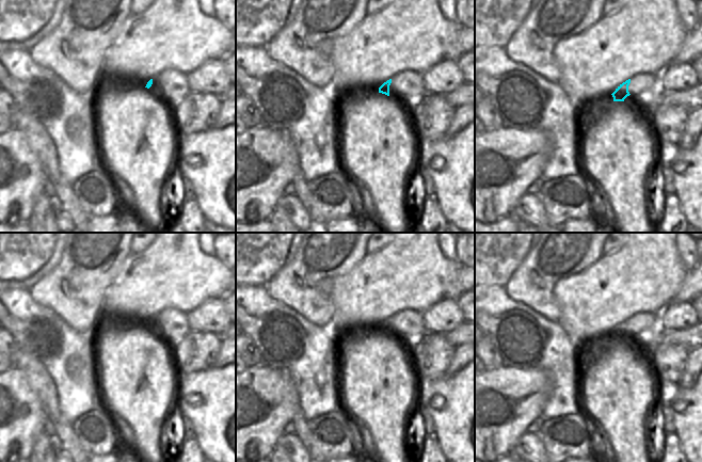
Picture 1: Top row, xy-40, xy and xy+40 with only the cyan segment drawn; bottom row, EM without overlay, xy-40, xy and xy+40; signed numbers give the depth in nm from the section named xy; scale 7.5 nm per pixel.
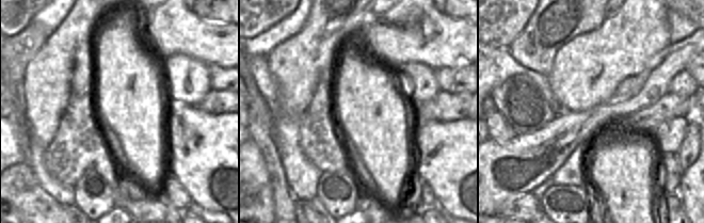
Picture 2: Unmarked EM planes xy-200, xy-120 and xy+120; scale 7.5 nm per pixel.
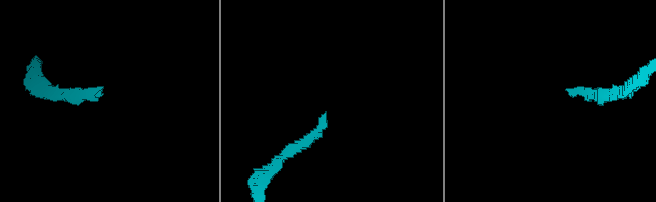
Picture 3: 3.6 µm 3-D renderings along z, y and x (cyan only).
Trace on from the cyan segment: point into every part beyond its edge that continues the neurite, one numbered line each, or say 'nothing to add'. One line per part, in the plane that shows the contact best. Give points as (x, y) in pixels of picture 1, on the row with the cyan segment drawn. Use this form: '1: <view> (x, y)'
1: xy (405, 86).

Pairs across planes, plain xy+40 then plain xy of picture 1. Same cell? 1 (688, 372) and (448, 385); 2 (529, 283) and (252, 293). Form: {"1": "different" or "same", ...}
{"1": "different", "2": "different"}

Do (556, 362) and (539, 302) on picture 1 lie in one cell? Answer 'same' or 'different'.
different

